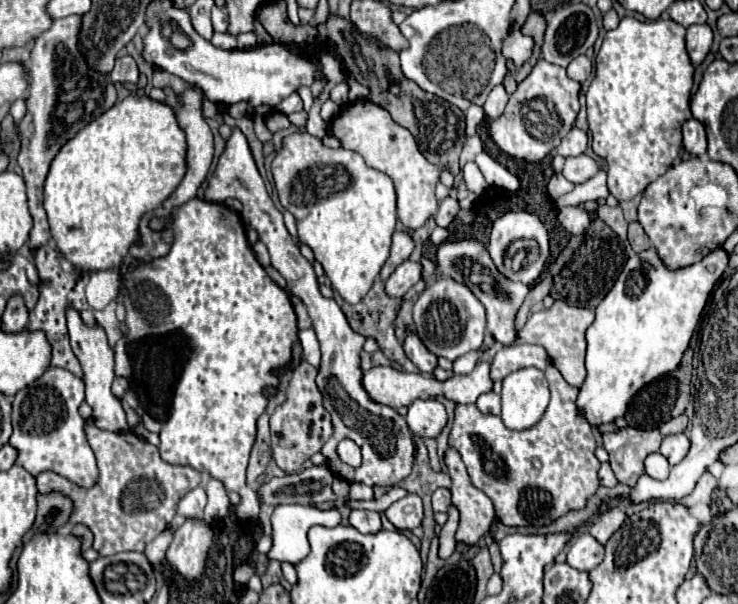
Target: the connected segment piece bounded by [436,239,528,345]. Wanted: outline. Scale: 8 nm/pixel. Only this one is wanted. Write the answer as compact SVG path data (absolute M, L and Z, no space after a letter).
M462 239L462 241L444 241L436 251L436 271L440 277L450 277L458 283L464 283L466 273L466 287L480 299L480 303L486 307L486 329L494 335L494 339L502 345L512 345L516 329L514 329L514 317L520 309L528 287L524 283L514 283L500 275L496 265L492 263L486 247L478 243L476 239Z

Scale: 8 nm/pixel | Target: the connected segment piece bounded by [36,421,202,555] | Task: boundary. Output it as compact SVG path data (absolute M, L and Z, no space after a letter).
M92 421L86 425L88 443L96 455L100 477L92 489L82 489L56 473L40 473L36 477L38 493L62 493L72 501L70 523L86 525L94 535L94 549L100 555L120 551L144 551L146 543L168 529L176 515L178 501L200 485L202 473L194 467L176 467L160 459L158 447L146 439L128 433L110 433L98 429Z

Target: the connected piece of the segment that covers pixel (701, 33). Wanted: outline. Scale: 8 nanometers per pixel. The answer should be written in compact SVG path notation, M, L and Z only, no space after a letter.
M690 25L686 31L686 51L692 65L700 65L712 47L712 29L704 25Z

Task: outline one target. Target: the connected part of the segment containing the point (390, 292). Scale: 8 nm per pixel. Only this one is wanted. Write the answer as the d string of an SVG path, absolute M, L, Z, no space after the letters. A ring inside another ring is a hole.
M404 261L394 269L394 273L384 281L384 291L388 297L402 297L412 285L420 281L420 263Z

